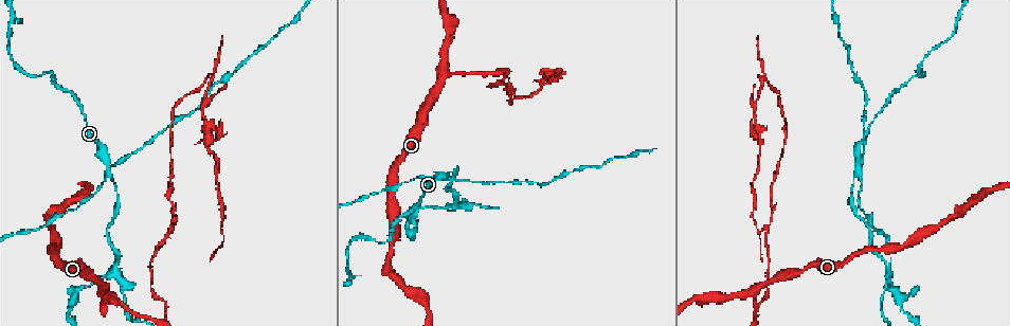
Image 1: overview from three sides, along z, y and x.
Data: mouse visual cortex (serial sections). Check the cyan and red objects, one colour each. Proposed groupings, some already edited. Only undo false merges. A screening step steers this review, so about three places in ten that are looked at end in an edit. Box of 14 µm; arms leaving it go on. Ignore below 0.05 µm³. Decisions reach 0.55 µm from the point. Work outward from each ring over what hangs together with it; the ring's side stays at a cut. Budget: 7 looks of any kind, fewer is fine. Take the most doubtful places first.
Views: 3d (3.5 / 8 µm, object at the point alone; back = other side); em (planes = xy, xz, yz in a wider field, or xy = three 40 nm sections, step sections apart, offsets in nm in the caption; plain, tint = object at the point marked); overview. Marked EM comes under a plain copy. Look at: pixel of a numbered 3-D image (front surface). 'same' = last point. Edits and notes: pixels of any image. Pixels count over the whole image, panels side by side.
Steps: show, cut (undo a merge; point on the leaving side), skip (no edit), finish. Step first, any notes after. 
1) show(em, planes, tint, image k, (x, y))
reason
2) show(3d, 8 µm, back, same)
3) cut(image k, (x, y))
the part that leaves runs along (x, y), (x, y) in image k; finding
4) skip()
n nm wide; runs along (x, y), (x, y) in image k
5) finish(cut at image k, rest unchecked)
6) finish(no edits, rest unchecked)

show(3d, 8 µm, image 1, (448, 177))
thin arm on a thick one

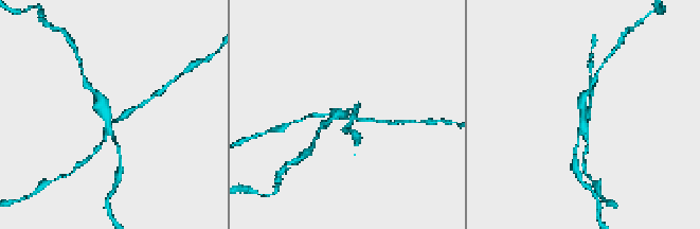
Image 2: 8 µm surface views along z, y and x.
show(3d, 3.5 µm, image 2, (581, 122))

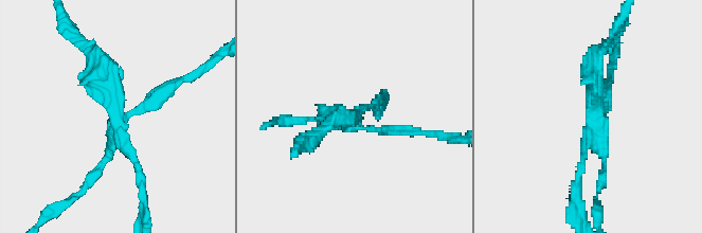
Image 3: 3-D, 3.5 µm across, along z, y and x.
show(em, planes, tint, image 3, (116, 114))
4 arms; arms of 100, 150, 150, 300 nm

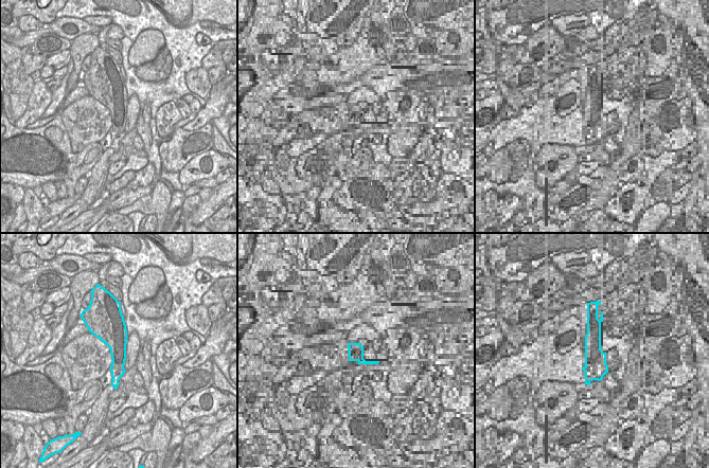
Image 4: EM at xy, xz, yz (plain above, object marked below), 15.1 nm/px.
cut(image 3, (158, 103))
the part that leaves runs along (124, 113), (212, 61) in image 3; two cells meet here

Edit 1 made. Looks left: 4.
show(overview)

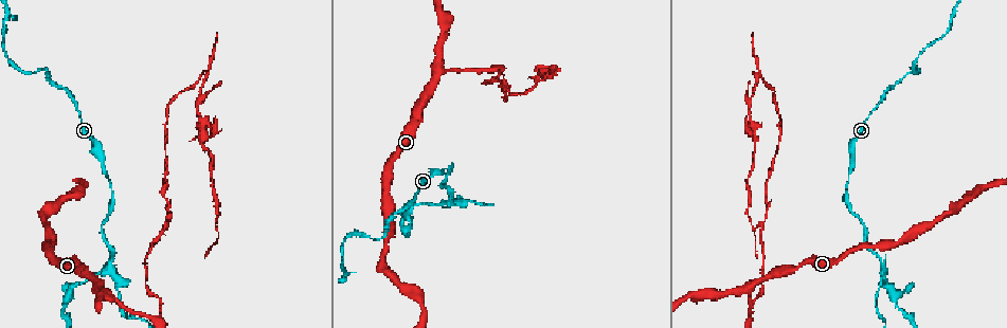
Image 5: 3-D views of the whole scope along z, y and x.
show(3d, 3.5 µm, image 5, (385, 237))
abrupt turn

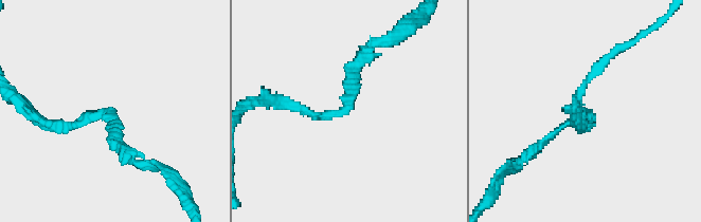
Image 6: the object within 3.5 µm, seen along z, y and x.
show(em, xy, step 5, tint, image 6, (345, 106))
arms of 150, 150 nm

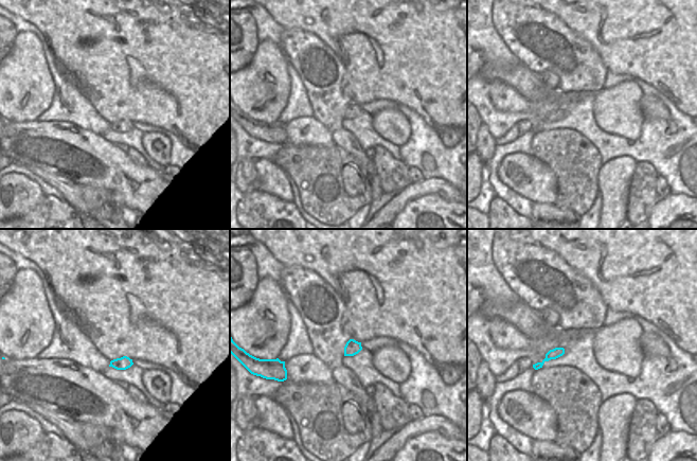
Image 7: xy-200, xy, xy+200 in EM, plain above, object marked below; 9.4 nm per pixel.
skip()
runs along (363, 54), (338, 114), (286, 106) in image 6; all the same cell

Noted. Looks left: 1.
finish(cut at image 3, rest unchecked)

